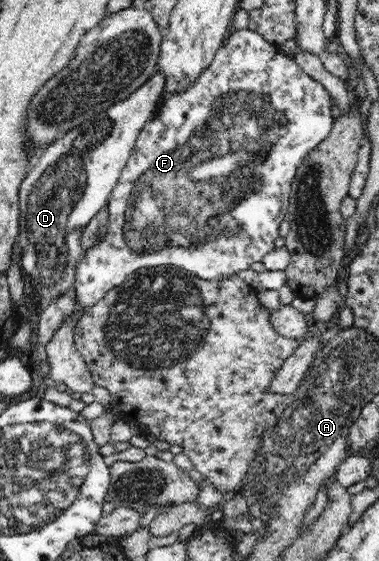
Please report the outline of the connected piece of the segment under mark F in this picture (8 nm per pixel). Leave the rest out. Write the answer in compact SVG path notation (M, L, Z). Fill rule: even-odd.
M248 27L231 30L225 37L223 46L218 50L209 69L186 92L171 94L155 109L153 117L143 126L139 133L133 153L129 156L117 185L110 193L107 203L107 233L97 241L85 245L83 257L77 265L74 291L76 294L75 310L91 309L100 299L115 287L121 286L128 276L142 268L177 267L194 274L203 280L225 280L251 265L261 262L274 248L275 239L279 237L279 227L286 219L290 206L290 193L293 180L302 161L330 133L336 118L331 108L336 99L296 62L285 56L278 45L267 41L262 35Z

